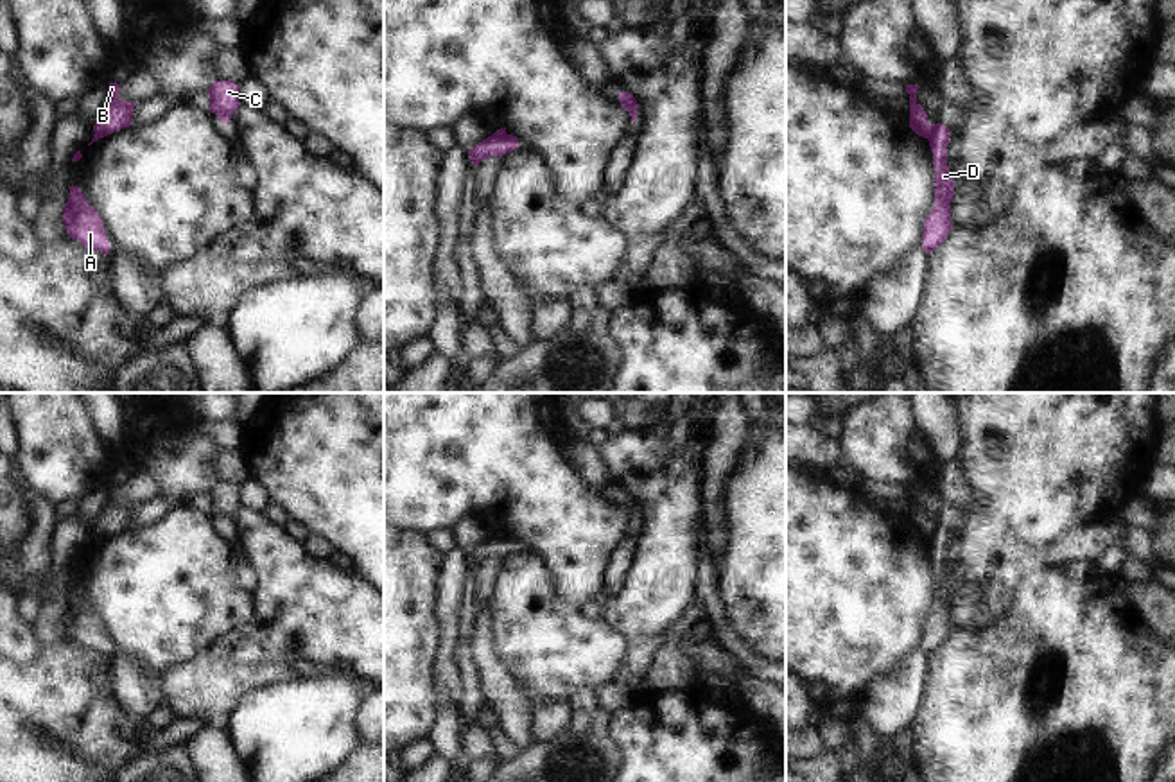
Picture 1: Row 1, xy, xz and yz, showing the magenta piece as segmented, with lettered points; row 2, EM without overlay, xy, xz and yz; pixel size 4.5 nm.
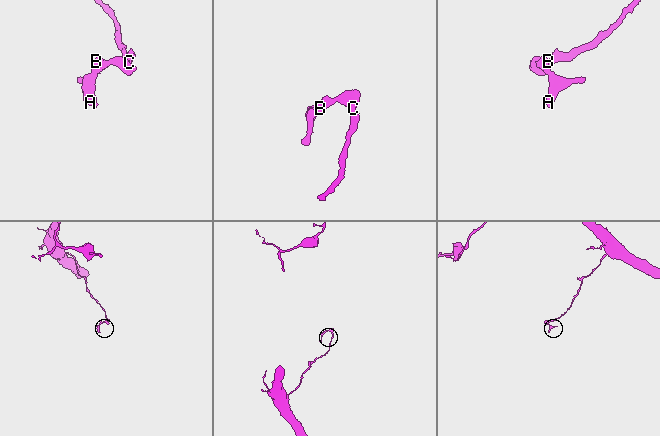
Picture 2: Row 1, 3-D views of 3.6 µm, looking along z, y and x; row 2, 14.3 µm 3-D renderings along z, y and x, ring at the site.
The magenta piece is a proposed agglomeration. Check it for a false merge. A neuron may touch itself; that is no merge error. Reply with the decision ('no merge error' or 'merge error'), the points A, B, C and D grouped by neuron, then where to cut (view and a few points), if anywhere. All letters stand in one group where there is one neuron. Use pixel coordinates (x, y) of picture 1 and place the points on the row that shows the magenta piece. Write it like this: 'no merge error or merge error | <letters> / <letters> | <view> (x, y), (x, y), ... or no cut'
merge error | A D / B C | yz (930, 124), (926, 137)

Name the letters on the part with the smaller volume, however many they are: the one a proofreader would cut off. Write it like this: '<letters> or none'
A, D

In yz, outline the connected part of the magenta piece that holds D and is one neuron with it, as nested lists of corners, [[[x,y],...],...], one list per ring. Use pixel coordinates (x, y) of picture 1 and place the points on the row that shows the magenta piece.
[[[929,124],[929,147],[935,165],[935,206],[924,221],[922,249],[933,253],[951,233],[951,203],[954,196],[953,176],[947,167],[947,143],[951,131],[944,124]]]

